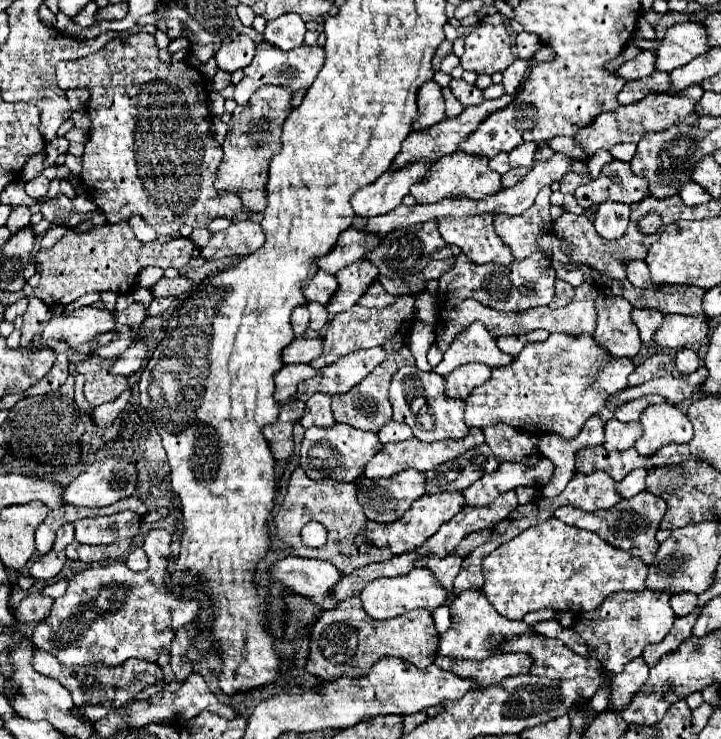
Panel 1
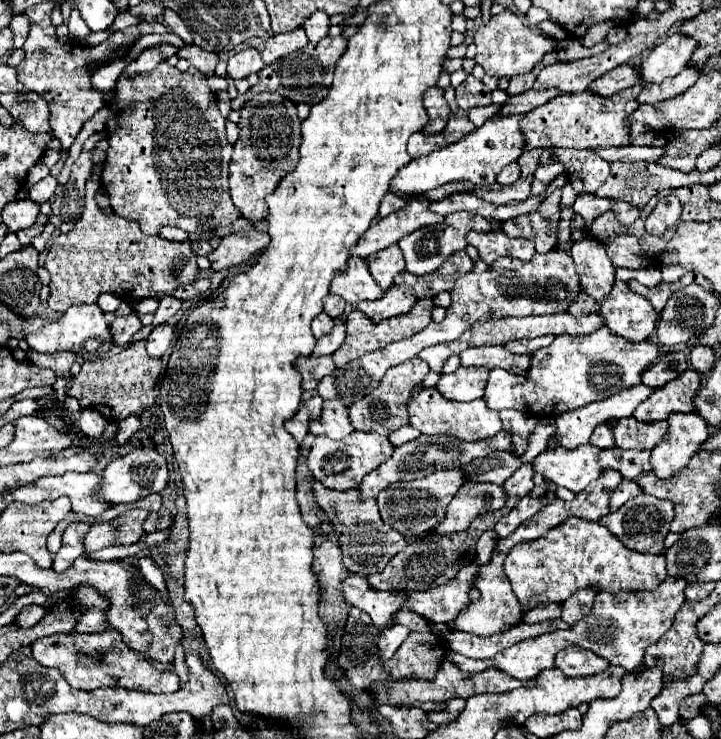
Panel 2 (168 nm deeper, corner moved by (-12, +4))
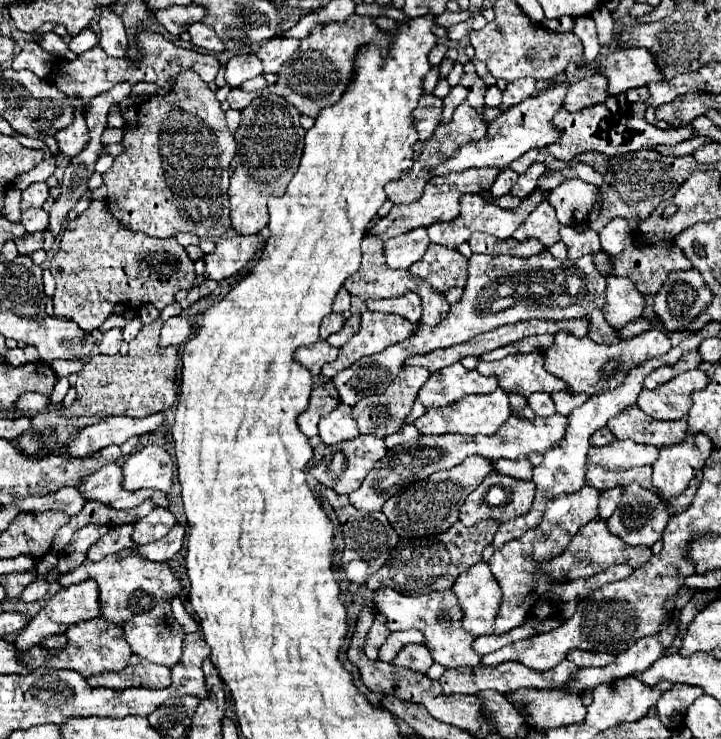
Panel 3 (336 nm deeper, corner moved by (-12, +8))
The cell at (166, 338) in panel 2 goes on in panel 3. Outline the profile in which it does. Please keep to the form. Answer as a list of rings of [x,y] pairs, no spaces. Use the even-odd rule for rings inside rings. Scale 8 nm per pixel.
[[[174,316],[170,320],[164,322],[162,326],[162,336],[160,336],[160,344],[162,346],[170,346],[170,344],[184,344],[194,332],[194,324],[188,318],[182,316]]]

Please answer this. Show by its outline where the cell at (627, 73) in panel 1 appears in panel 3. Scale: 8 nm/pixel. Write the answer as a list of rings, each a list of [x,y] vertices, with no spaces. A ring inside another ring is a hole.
[[[590,74],[568,86],[562,106],[568,112],[578,112],[582,108],[600,104],[608,98],[606,86],[608,86],[608,82],[604,82],[604,78],[600,78],[600,74]]]

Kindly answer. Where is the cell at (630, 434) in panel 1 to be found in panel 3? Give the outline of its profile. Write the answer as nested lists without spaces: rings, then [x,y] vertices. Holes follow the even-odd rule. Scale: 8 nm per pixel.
[[[630,404],[618,416],[610,418],[608,428],[618,440],[652,444],[658,448],[680,444],[686,438],[686,420],[654,420],[648,414],[644,414],[638,404]]]

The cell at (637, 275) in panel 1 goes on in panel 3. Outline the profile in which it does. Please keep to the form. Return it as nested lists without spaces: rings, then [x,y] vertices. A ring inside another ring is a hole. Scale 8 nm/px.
[[[614,218],[610,224],[606,224],[606,228],[600,232],[600,242],[606,254],[620,254],[622,250],[634,246],[632,244],[632,234],[628,232],[628,224],[622,218]]]

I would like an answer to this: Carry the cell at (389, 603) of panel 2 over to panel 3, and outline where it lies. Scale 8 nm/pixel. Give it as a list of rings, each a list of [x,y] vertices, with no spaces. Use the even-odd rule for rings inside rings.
[[[382,588],[374,592],[374,604],[376,610],[386,614],[388,628],[390,630],[408,630],[418,628],[424,634],[424,644],[432,650],[434,662],[442,664],[444,668],[456,668],[456,666],[480,666],[480,654],[472,650],[472,642],[476,640],[474,634],[462,628],[462,608],[458,604],[458,598],[452,590],[444,592],[432,592],[424,596],[404,596],[394,590]]]

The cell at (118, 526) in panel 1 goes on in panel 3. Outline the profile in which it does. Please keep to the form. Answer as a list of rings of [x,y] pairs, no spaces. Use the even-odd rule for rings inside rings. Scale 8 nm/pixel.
[[[112,528],[104,538],[100,538],[100,542],[96,542],[88,550],[88,560],[96,562],[96,560],[102,560],[104,556],[118,554],[124,548],[132,548],[134,542],[132,542],[130,534],[132,534],[130,528]]]

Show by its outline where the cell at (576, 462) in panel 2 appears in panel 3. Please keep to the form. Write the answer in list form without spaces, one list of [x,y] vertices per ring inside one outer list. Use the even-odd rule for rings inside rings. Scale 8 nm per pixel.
[[[616,440],[612,446],[590,448],[588,460],[600,462],[608,468],[632,468],[632,466],[652,466],[660,454],[656,446],[636,444],[632,440]]]

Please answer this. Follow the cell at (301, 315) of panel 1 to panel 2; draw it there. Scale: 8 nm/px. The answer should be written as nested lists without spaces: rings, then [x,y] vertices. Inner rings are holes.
[[[318,314],[314,320],[312,320],[312,332],[314,332],[314,338],[320,338],[324,334],[328,334],[328,330],[332,330],[334,326],[334,320],[328,318],[328,314]]]

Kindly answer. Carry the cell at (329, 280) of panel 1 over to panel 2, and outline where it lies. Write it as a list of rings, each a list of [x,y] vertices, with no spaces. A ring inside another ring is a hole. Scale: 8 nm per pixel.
[[[356,256],[348,260],[348,266],[342,274],[338,272],[334,276],[330,284],[330,292],[342,296],[352,306],[356,306],[362,300],[376,300],[384,294],[380,288],[376,288],[376,282],[368,272],[366,260]]]

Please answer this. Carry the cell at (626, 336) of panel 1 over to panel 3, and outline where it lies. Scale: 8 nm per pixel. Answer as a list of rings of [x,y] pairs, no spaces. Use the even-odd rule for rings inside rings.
[[[610,276],[608,288],[606,288],[606,322],[612,328],[622,328],[628,322],[642,316],[644,298],[636,290],[630,278]]]

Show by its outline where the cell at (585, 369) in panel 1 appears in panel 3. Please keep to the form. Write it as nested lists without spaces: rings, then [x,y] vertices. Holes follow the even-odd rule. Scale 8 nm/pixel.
[[[650,330],[630,340],[620,340],[616,344],[596,344],[588,336],[576,338],[572,334],[556,334],[554,344],[544,352],[546,358],[546,370],[554,374],[556,378],[564,380],[568,384],[568,390],[572,394],[602,394],[608,390],[614,390],[618,384],[622,384],[624,376],[636,368],[638,364],[658,358],[666,354],[672,348],[672,340],[662,330]]]

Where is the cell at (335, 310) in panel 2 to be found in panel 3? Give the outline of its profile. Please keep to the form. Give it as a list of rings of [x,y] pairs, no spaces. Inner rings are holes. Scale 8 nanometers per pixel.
[[[340,288],[338,296],[334,300],[334,312],[336,314],[344,314],[348,308],[350,308],[350,294],[348,294],[346,288]]]

